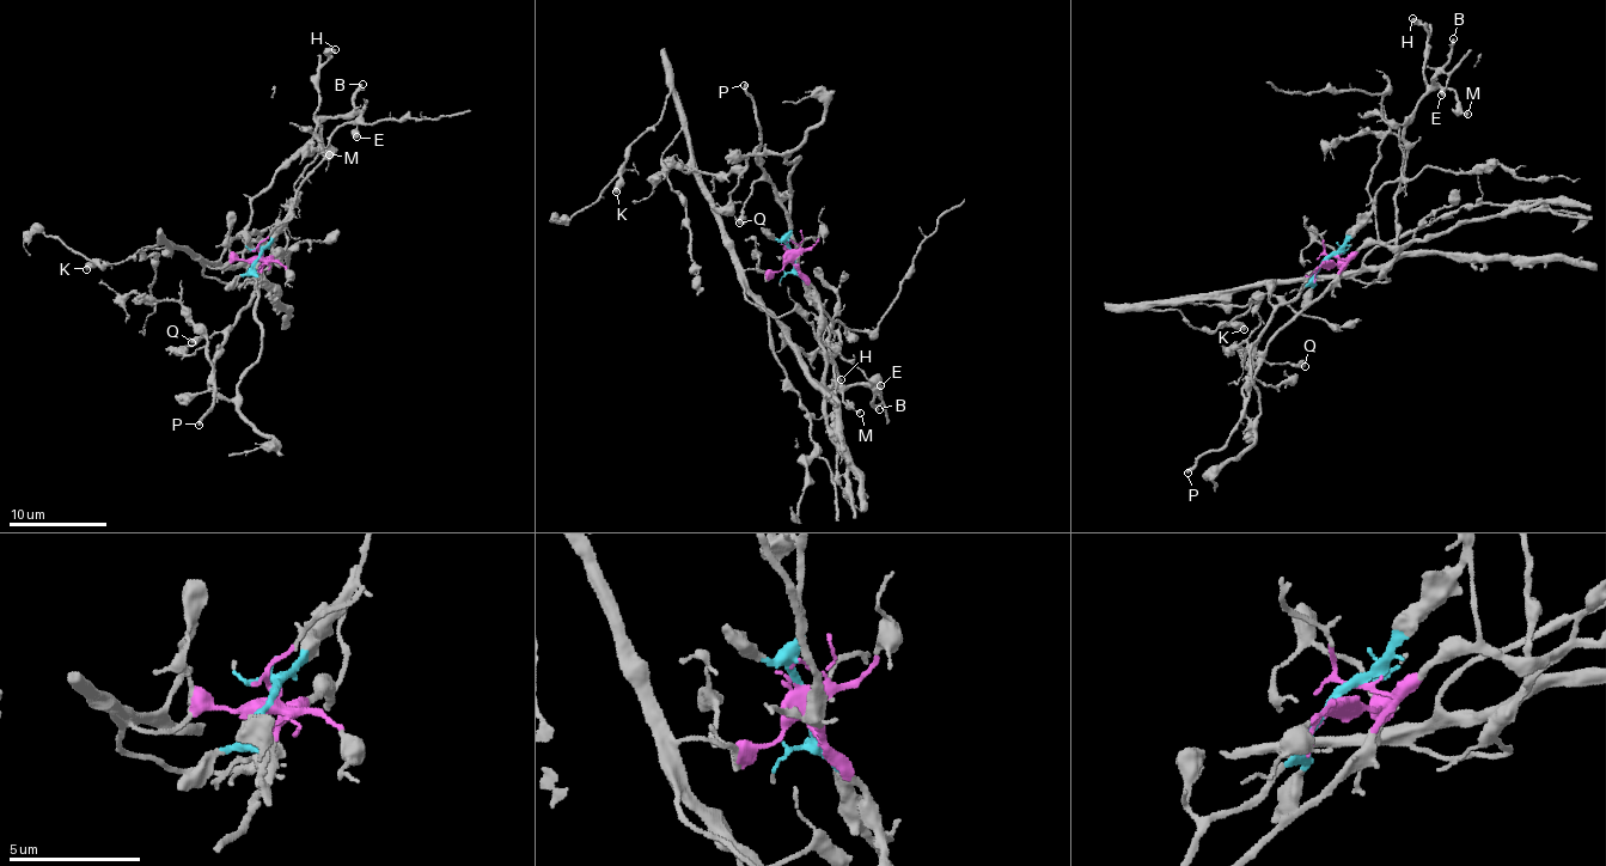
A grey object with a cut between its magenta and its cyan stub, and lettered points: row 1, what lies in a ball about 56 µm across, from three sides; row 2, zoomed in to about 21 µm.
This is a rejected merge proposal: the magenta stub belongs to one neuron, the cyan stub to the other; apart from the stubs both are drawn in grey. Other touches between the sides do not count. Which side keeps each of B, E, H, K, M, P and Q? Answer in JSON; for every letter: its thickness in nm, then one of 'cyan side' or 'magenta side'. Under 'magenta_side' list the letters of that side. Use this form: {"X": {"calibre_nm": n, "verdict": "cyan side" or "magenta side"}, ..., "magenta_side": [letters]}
{"B": {"calibre_nm": 240, "verdict": "magenta side"}, "E": {"calibre_nm": 460, "verdict": "magenta side"}, "H": {"calibre_nm": 360, "verdict": "magenta side"}, "K": {"calibre_nm": 500, "verdict": "magenta side"}, "M": {"calibre_nm": 190, "verdict": "magenta side"}, "P": {"calibre_nm": 280, "verdict": "magenta side"}, "Q": {"calibre_nm": 480, "verdict": "magenta side"}, "magenta_side": ["B", "E", "H", "K", "M", "P", "Q"]}

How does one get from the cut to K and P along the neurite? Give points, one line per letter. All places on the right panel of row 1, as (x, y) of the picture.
K: (1326, 261), (1341, 264), (1336, 281), (1259, 281), (1153, 306), (1179, 311), (1201, 330), (1245, 330)
P: (1326, 261), (1339, 258), (1344, 267), (1272, 337), (1259, 359), (1237, 428), (1186, 473)

